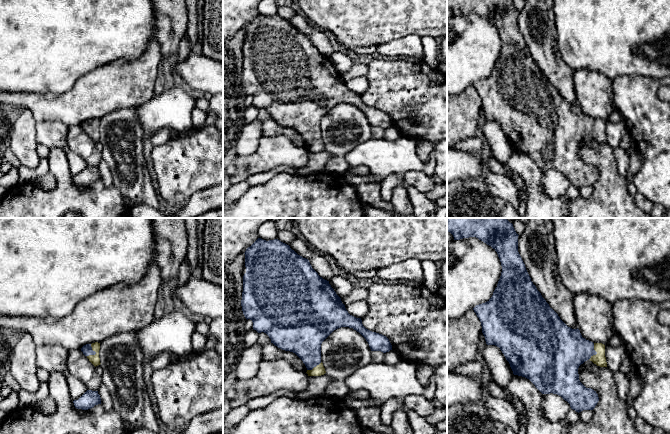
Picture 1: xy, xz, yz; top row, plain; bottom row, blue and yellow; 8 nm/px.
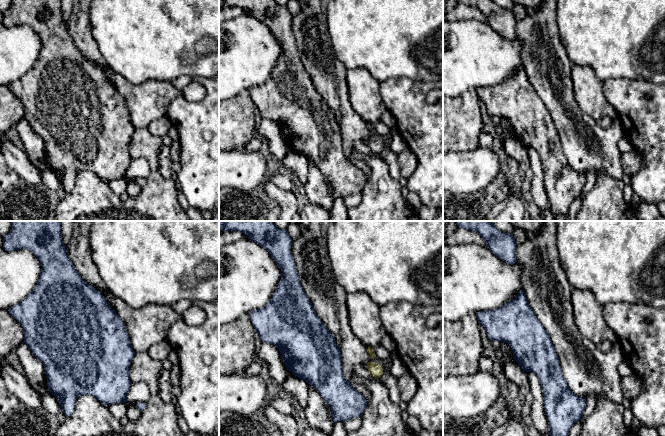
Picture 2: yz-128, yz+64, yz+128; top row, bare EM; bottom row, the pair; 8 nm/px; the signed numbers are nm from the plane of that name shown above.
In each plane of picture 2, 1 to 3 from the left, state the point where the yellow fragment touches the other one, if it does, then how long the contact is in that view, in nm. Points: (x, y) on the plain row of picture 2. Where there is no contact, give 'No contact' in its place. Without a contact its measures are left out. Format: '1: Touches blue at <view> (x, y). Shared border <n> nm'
1: No contact
2: No contact
3: No contact

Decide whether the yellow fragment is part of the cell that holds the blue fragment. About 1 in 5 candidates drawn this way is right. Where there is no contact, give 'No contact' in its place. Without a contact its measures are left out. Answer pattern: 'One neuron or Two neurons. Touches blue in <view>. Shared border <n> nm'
One neuron. Touches blue in yz. Shared border 140 nm

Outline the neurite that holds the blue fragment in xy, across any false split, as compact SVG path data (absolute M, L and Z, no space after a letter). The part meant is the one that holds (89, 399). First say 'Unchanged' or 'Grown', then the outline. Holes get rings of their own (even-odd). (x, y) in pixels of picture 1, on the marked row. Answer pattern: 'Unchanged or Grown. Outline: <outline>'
Unchanged. Outline: M87 390L78 400L73 401L75 408L88 410L95 405L101 404L101 398L98 391Z

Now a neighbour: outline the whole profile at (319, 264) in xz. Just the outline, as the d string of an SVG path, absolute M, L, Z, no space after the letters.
M296 236L289 246L298 255L308 259L312 268L320 277L327 281L330 281L334 277L329 263L323 258L322 255L314 253L302 238Z

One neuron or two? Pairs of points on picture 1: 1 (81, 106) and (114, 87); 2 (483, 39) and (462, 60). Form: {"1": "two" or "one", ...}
{"1": "one", "2": "one"}

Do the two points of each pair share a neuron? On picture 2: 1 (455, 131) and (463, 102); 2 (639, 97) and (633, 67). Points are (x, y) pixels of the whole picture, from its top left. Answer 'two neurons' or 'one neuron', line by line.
1: one neuron
2: two neurons

